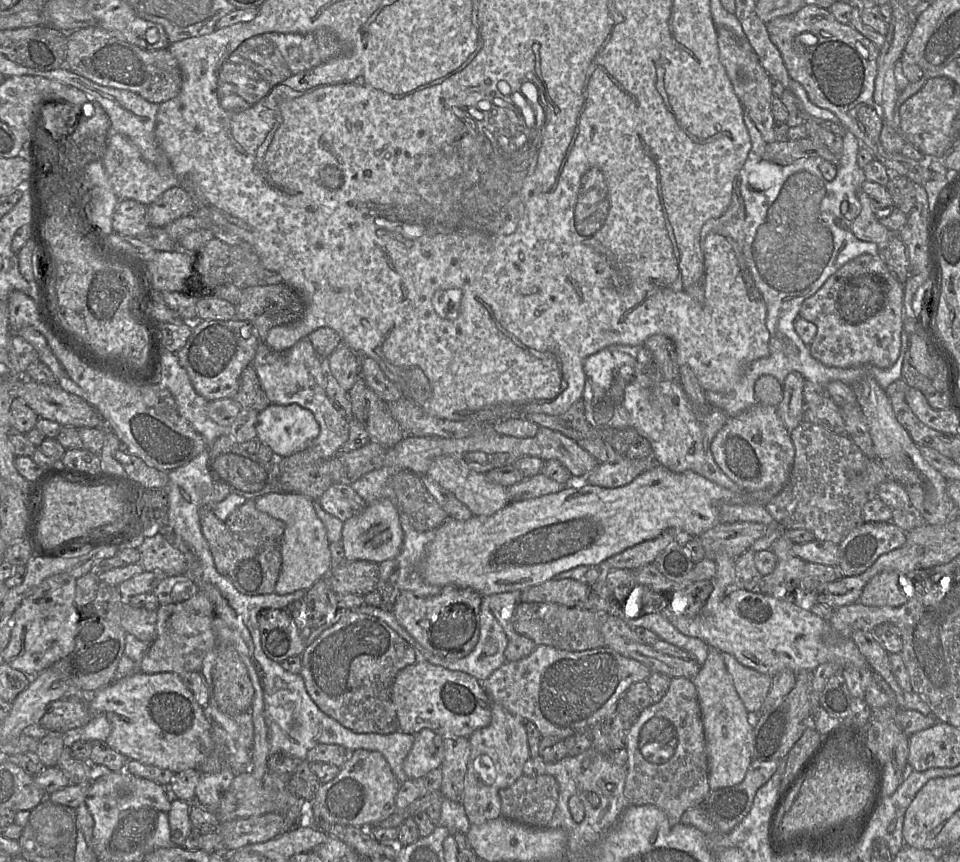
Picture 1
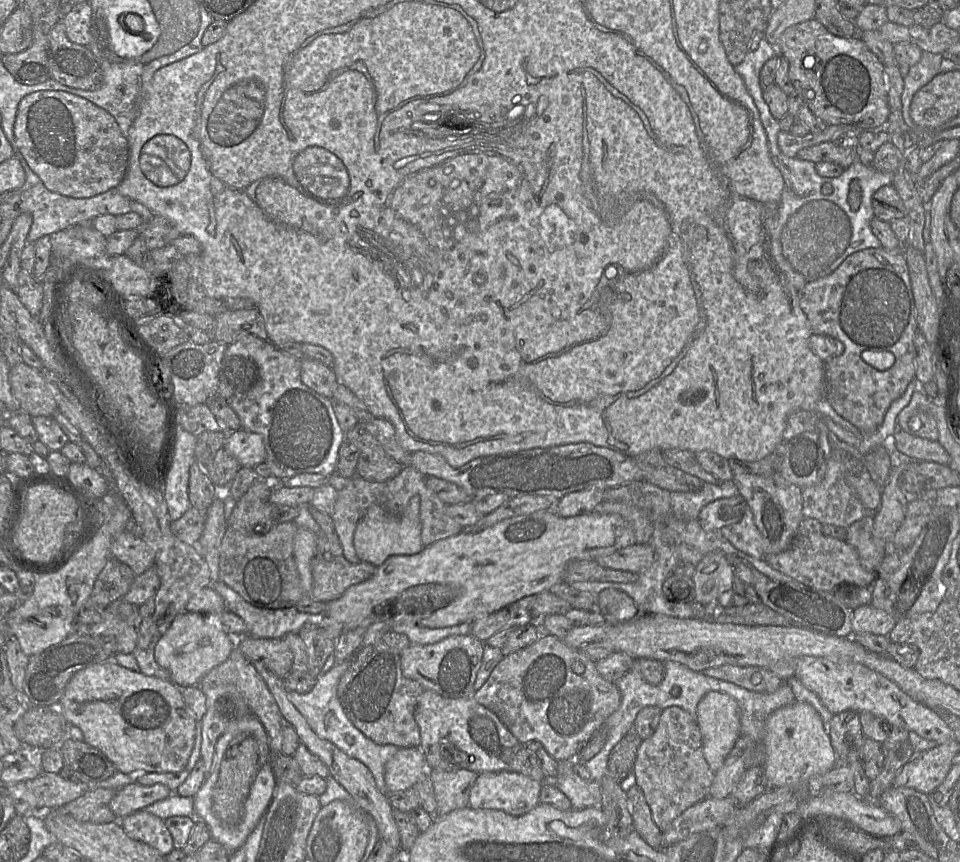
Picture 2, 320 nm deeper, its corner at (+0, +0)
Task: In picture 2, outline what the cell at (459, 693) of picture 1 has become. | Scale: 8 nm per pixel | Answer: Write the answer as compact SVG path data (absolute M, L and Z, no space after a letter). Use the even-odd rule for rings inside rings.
M424 690L417 701L415 721L420 731L420 748L431 769L468 769L478 774L509 771L528 776L542 784L548 781L538 759L527 745L520 742L495 713L477 703L473 697L450 699ZM448 756L464 759L464 763L456 765Z

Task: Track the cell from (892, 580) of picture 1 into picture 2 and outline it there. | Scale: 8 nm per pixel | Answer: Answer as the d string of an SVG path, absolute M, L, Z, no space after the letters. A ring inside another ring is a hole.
M871 604L861 605L852 613L853 633L889 635L895 624L896 621L891 615Z

